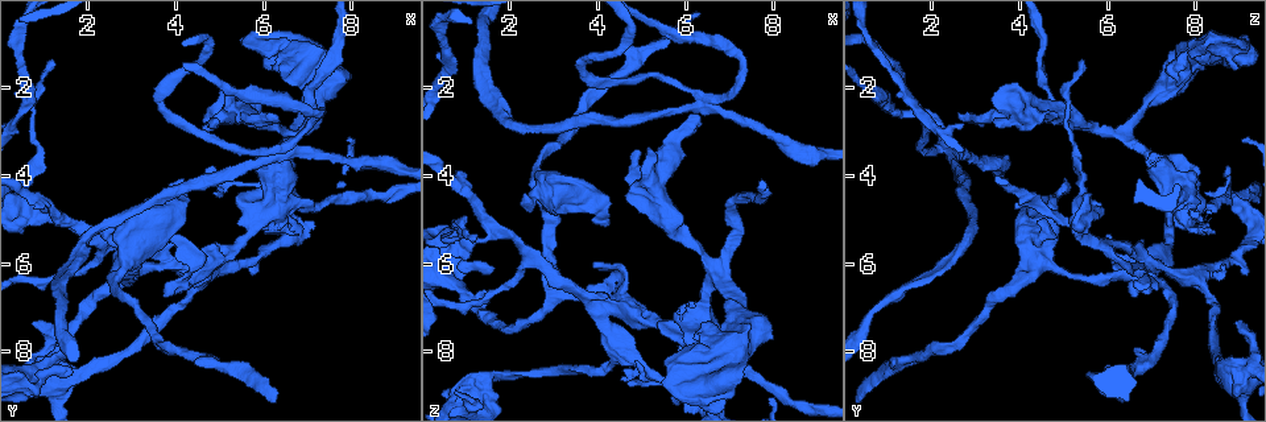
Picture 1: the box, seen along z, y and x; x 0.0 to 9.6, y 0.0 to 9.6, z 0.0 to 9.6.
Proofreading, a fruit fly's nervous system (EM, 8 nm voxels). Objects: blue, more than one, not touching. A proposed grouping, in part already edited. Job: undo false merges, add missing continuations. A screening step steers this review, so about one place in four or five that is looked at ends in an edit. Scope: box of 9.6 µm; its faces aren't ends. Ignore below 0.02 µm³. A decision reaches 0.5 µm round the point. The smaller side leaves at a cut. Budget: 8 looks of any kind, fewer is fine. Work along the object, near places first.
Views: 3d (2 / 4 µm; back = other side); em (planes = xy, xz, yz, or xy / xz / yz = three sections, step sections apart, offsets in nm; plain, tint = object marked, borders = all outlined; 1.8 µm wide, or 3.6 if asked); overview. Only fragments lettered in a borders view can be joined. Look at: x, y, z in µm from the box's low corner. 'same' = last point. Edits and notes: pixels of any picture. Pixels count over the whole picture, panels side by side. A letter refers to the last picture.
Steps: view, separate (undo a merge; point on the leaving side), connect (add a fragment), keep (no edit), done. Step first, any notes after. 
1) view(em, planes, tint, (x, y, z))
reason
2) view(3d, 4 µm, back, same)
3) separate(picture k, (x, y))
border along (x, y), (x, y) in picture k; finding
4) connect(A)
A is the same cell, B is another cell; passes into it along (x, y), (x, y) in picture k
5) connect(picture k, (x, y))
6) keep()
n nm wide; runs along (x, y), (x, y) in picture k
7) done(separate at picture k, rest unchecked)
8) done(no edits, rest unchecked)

view(em, planes, borders, (6.35, 1.15, 8.65))
sudden change in width

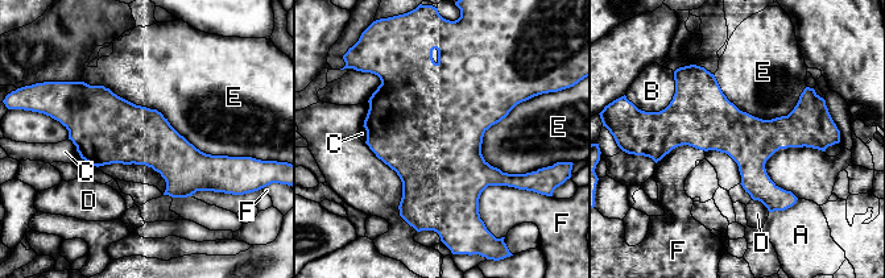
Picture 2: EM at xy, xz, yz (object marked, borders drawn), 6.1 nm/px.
keep()
A, B, C, D, E and F are other cells; border along (79, 81), (236, 157) in picture 2; continuous, no second cell

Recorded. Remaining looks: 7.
view(em, planes, borders, (5.95, 4.70, 7.40))
small branch off a trunk

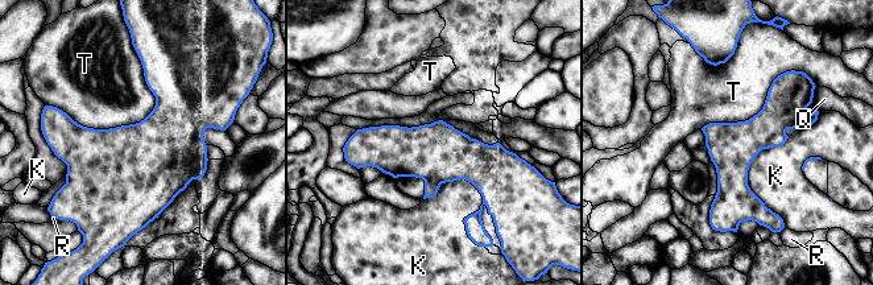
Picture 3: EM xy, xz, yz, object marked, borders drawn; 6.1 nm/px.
keep()
300 nm wide; K, Q, R and T are other cells; runs along (355, 139), (400, 152), (512, 160) in picture 3; continuous, no second cell

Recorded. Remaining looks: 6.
view(em, xy, step 8, tint, (4.35, 6.10, 6.95))
abrupt turn

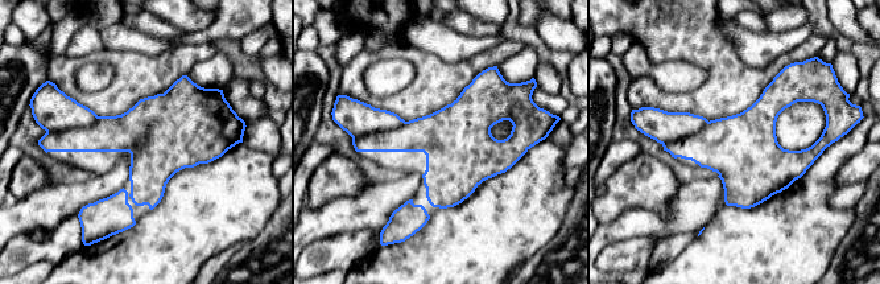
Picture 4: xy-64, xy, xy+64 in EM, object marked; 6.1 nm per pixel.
view(em, planes, tint, same)

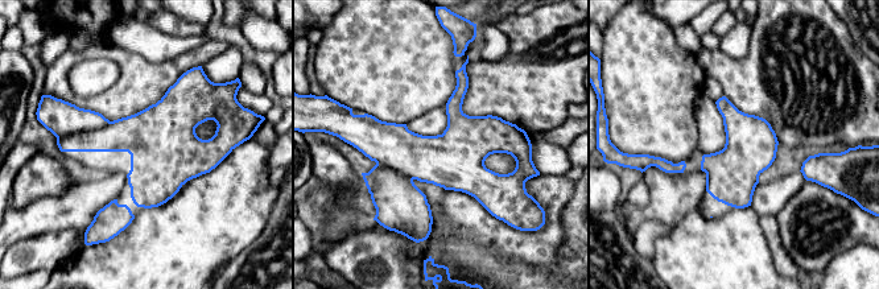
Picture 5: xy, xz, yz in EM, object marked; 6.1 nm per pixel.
view(em, planes, borders, same)
what lies round it

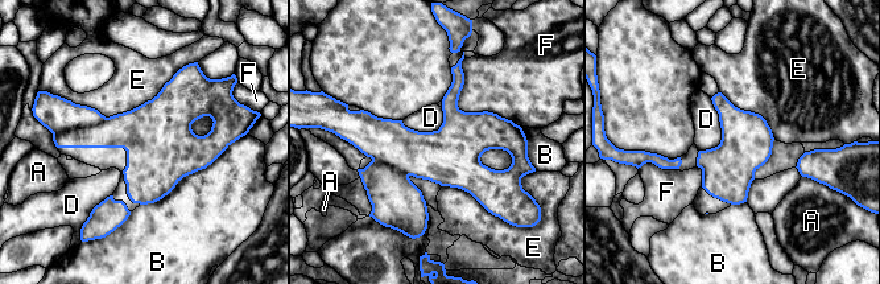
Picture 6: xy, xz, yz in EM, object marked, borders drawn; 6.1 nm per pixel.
separate(picture 6, (57, 114))
A, B, D, E and F are other cells; border along (106, 118), (53, 135) in picture 6; a second cell is stuck on

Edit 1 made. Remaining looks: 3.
done(separate at picture 6, rest unchecked)

